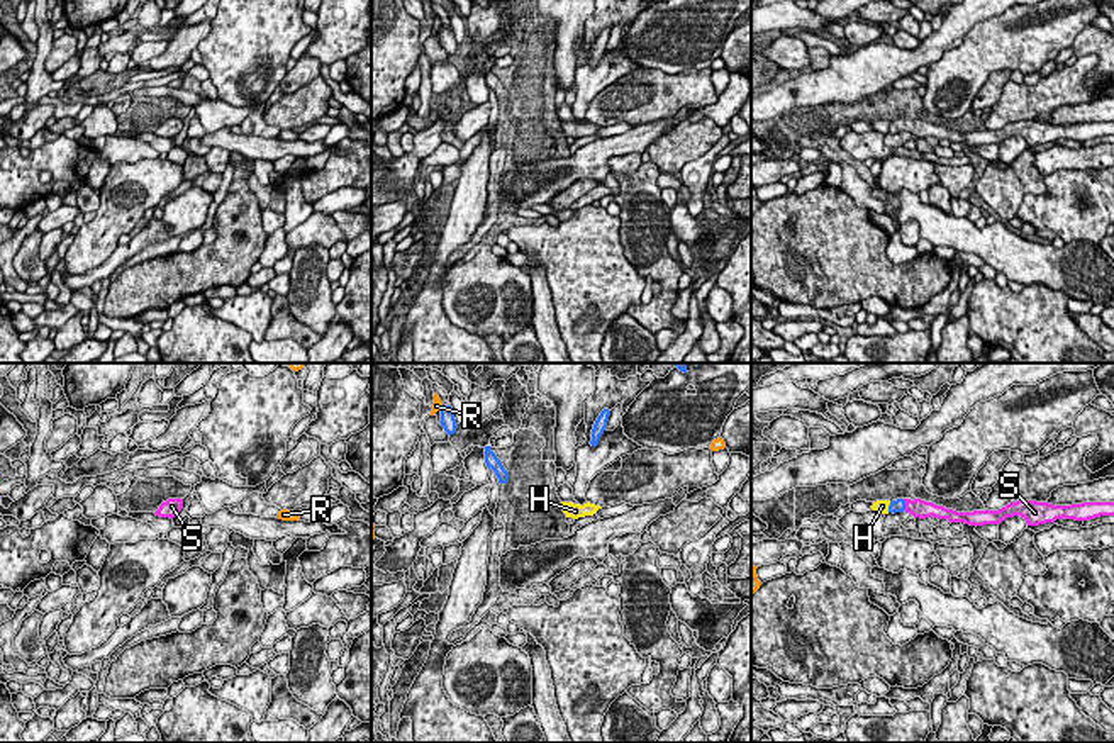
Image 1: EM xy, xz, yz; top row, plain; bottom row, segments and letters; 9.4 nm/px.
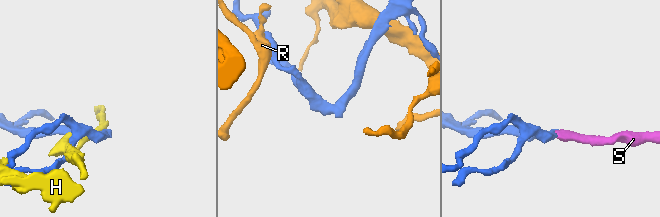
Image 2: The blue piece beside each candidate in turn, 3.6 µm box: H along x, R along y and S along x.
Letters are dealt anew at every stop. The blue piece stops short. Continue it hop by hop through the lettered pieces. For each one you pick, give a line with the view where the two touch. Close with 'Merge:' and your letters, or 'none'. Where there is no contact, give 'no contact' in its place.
S: yz
Merge: S

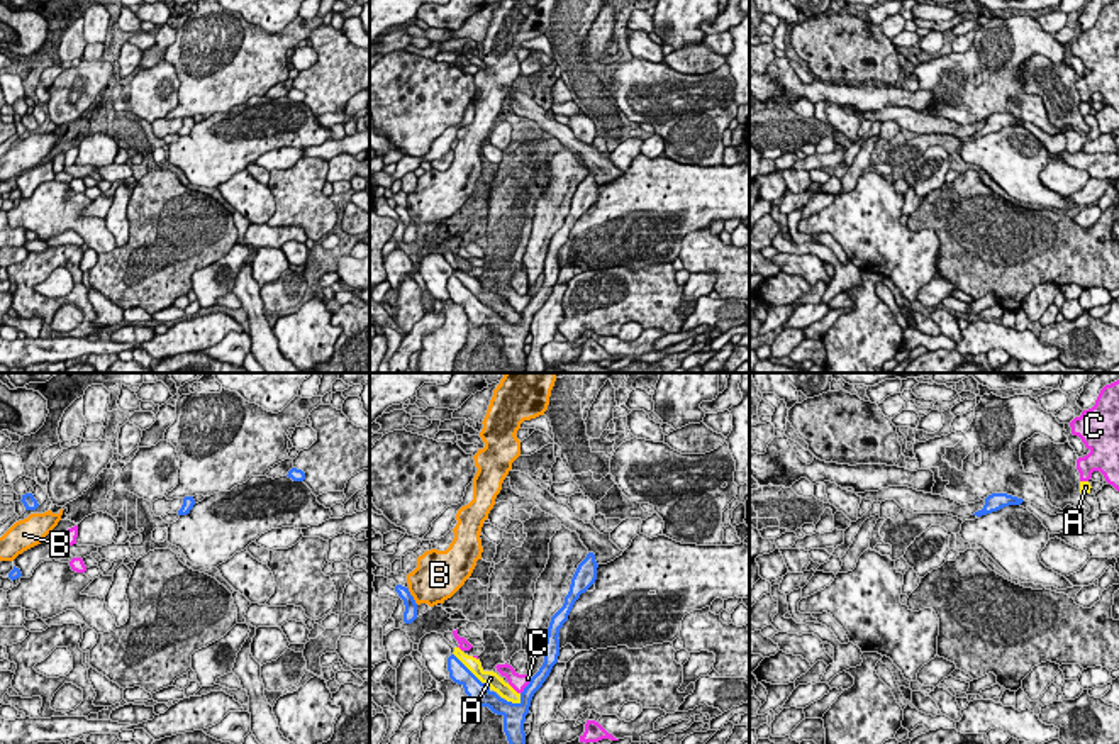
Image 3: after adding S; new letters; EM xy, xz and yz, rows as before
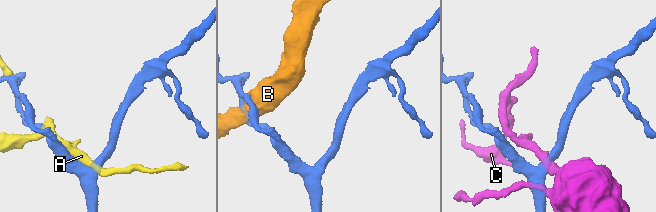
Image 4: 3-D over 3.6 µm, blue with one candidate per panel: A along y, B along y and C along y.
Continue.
Merge: none

